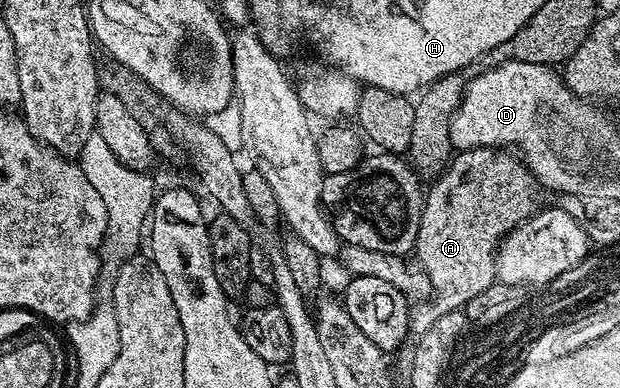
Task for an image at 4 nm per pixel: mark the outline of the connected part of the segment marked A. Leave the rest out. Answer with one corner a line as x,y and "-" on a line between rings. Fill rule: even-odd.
475,147
453,154
448,166
437,175
440,176
437,177
436,184
432,188
429,186
424,196
424,208
420,214
414,248
415,262
418,267
420,262
419,270
426,283
432,286
433,295
429,303
420,303
417,307
415,304
411,308
408,329
416,337
424,335
426,329
438,321
438,317
463,309
469,301
478,297
478,293
482,293
482,289
490,289
490,285
497,282
496,253
500,249
500,242
519,223
532,218
541,206
541,184
532,176
532,170
525,165
523,158
517,157
508,149

